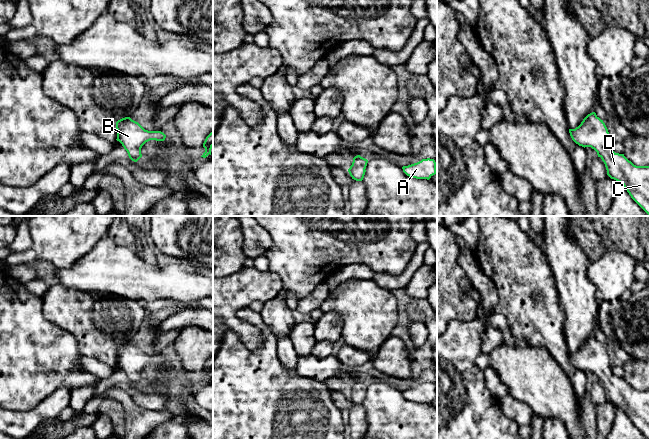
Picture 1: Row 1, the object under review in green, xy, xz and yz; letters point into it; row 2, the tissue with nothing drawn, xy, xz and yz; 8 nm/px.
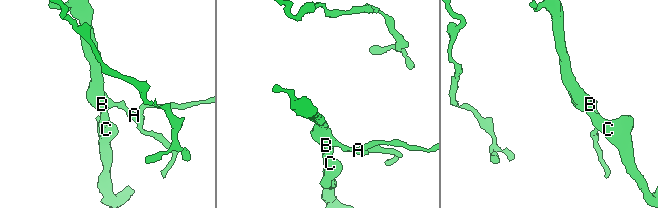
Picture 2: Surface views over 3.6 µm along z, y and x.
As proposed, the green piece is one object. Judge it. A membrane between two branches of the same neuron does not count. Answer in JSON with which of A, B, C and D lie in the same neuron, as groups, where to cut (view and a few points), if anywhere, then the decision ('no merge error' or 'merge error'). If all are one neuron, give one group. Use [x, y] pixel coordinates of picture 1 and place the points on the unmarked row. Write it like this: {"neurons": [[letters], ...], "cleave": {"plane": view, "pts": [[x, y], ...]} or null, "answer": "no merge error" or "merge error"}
{"neurons": [["A", "B", "C", "D"]], "cleave": null, "answer": "no merge error"}

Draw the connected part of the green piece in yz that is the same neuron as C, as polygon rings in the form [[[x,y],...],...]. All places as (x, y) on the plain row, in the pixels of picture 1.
[[[595,336],[588,338],[575,353],[569,353],[572,364],[582,371],[591,371],[605,388],[607,399],[623,408],[631,422],[649,439],[649,390],[636,390],[624,378],[612,374],[608,353]]]

